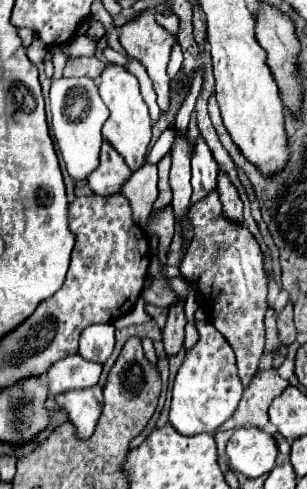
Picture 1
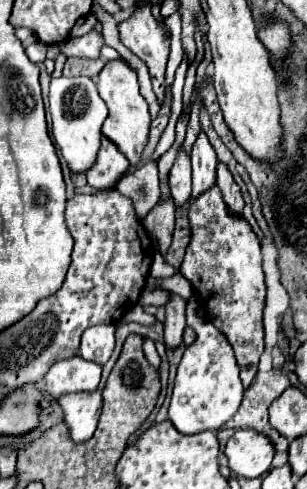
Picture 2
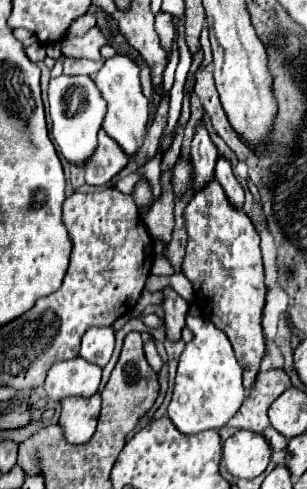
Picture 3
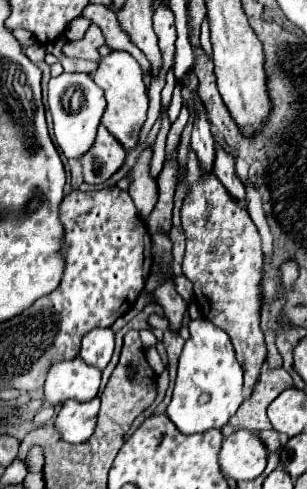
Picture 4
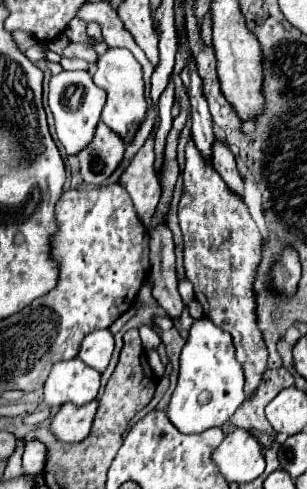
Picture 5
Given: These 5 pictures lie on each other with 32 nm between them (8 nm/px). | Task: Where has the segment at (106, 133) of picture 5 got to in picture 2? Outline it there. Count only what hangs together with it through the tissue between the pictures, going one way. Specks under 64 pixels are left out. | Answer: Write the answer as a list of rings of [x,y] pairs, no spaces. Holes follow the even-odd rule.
[[[102,136],[102,144],[100,144],[100,152],[96,156],[96,164],[86,172],[88,184],[98,188],[98,190],[108,190],[112,186],[116,186],[116,182],[120,180],[120,176],[128,170],[128,160],[124,154],[120,154],[114,144],[110,144],[110,140],[106,136]]]

